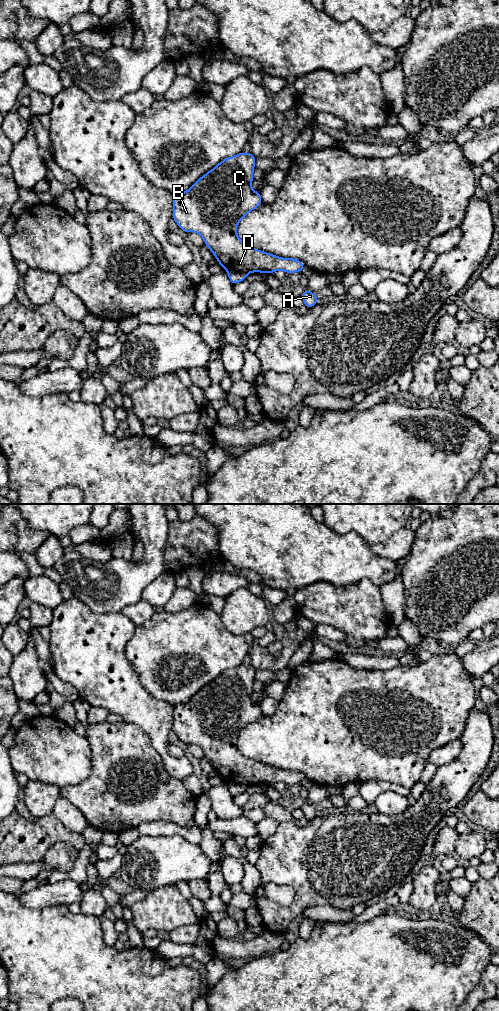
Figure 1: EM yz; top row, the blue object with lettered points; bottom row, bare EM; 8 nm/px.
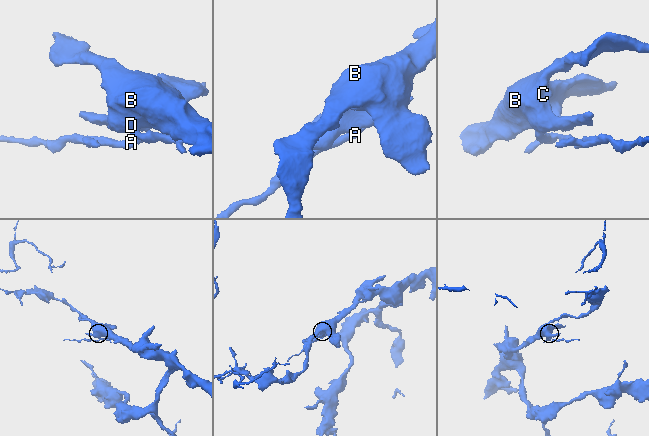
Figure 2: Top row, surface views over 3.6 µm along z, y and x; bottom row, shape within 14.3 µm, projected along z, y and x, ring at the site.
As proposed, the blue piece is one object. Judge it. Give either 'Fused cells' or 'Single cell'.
Fused cells

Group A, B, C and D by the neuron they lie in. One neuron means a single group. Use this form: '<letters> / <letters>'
A / B C D

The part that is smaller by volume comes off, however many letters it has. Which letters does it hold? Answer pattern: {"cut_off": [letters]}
{"cut_off": ["A"]}

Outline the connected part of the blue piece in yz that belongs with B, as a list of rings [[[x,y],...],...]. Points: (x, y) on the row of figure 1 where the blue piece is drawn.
[[[241,152],[225,158],[213,169],[201,176],[186,192],[173,196],[172,219],[186,232],[201,235],[218,263],[227,271],[241,273],[269,273],[284,270],[287,274],[303,272],[304,264],[294,258],[282,258],[245,245],[236,232],[239,222],[249,212],[262,204],[261,194],[251,188],[254,179],[256,157]]]

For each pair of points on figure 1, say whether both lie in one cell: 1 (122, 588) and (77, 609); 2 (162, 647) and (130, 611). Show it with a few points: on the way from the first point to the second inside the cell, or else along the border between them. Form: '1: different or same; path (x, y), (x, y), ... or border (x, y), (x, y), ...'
1: different; border (73, 595), (95, 613), (108, 613)
2: different; border (154, 612), (149, 619), (136, 626)

